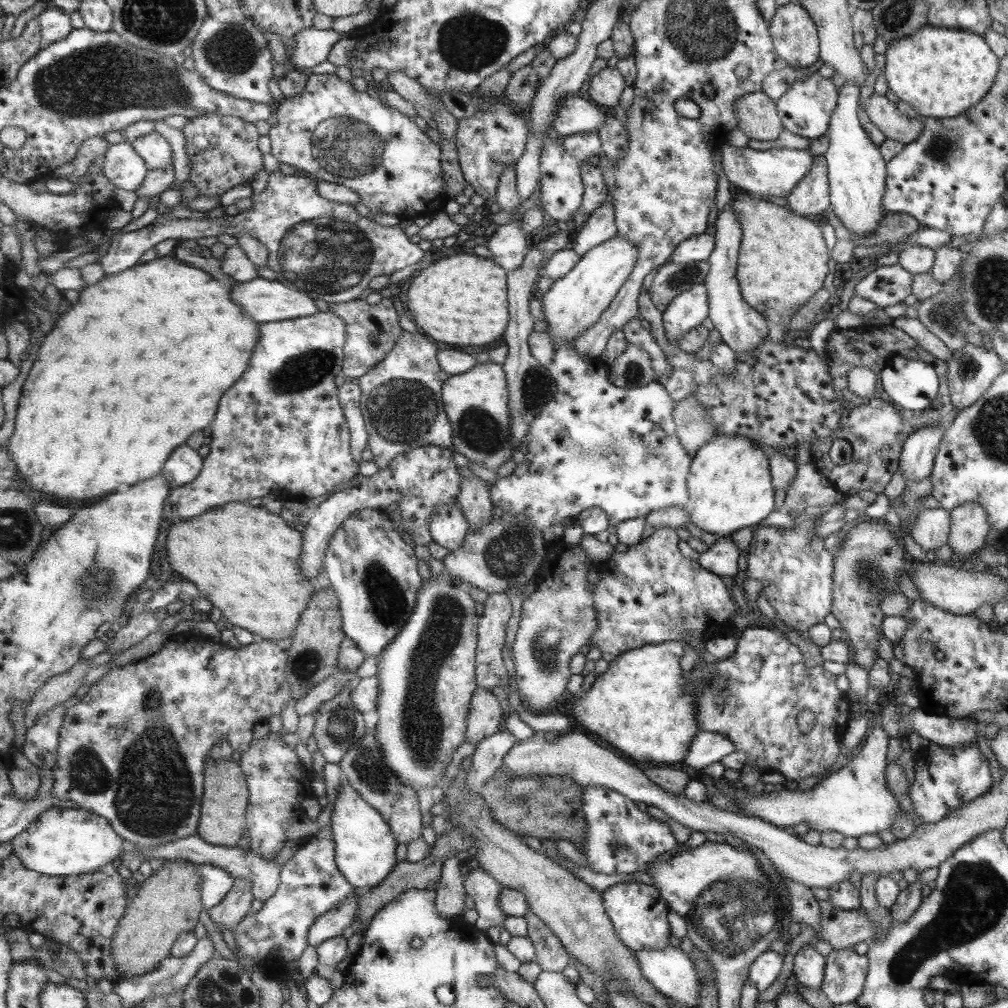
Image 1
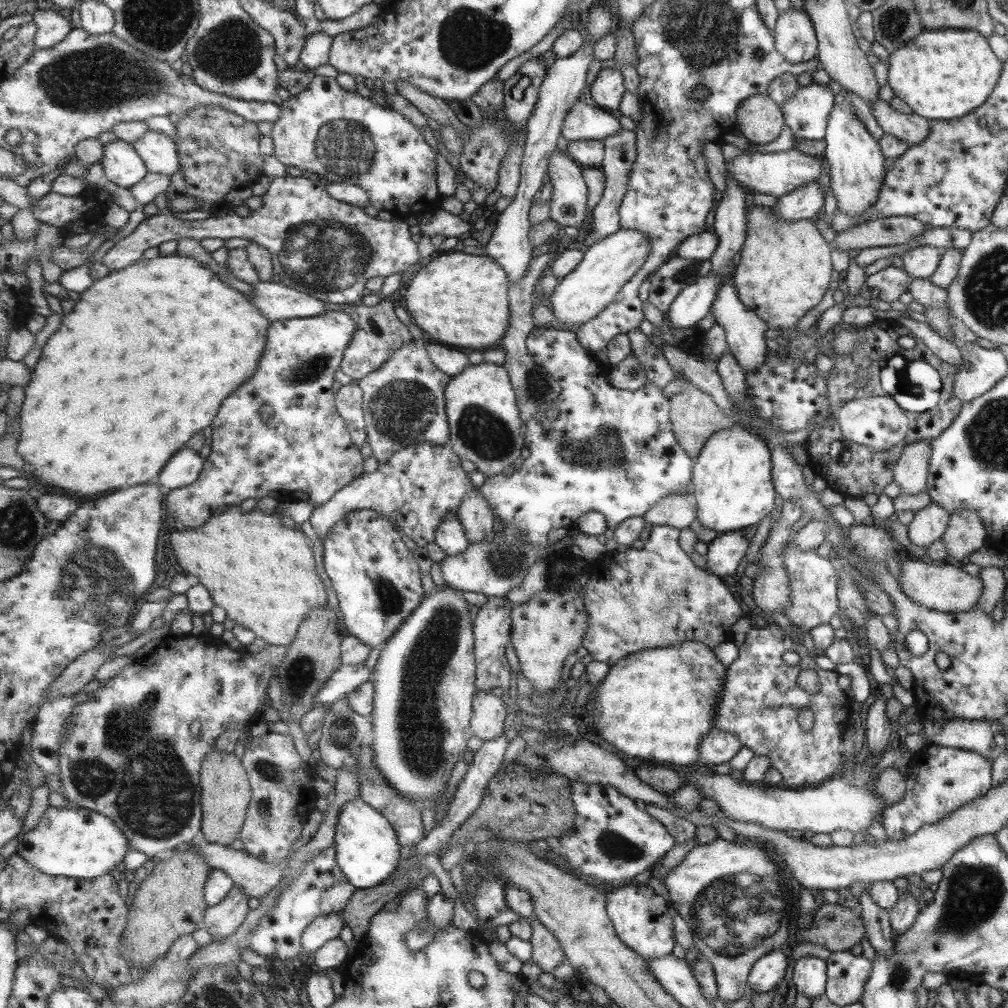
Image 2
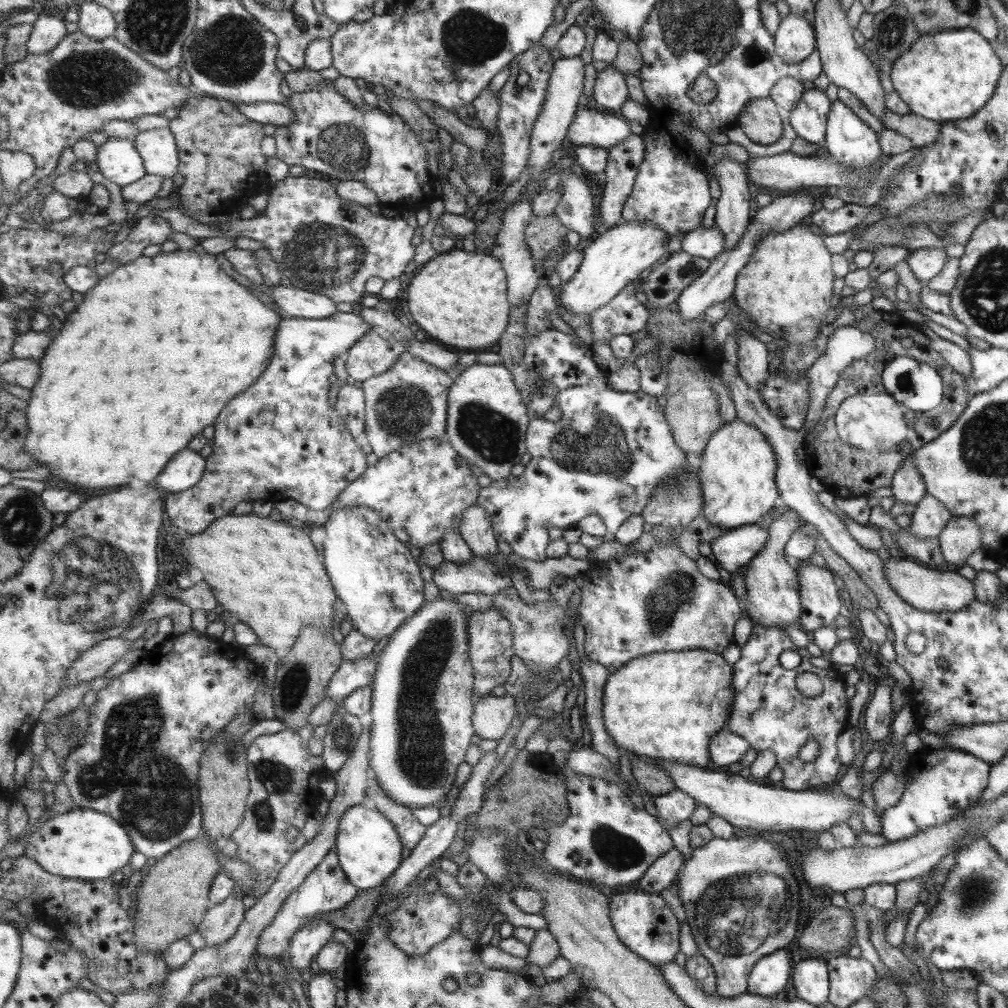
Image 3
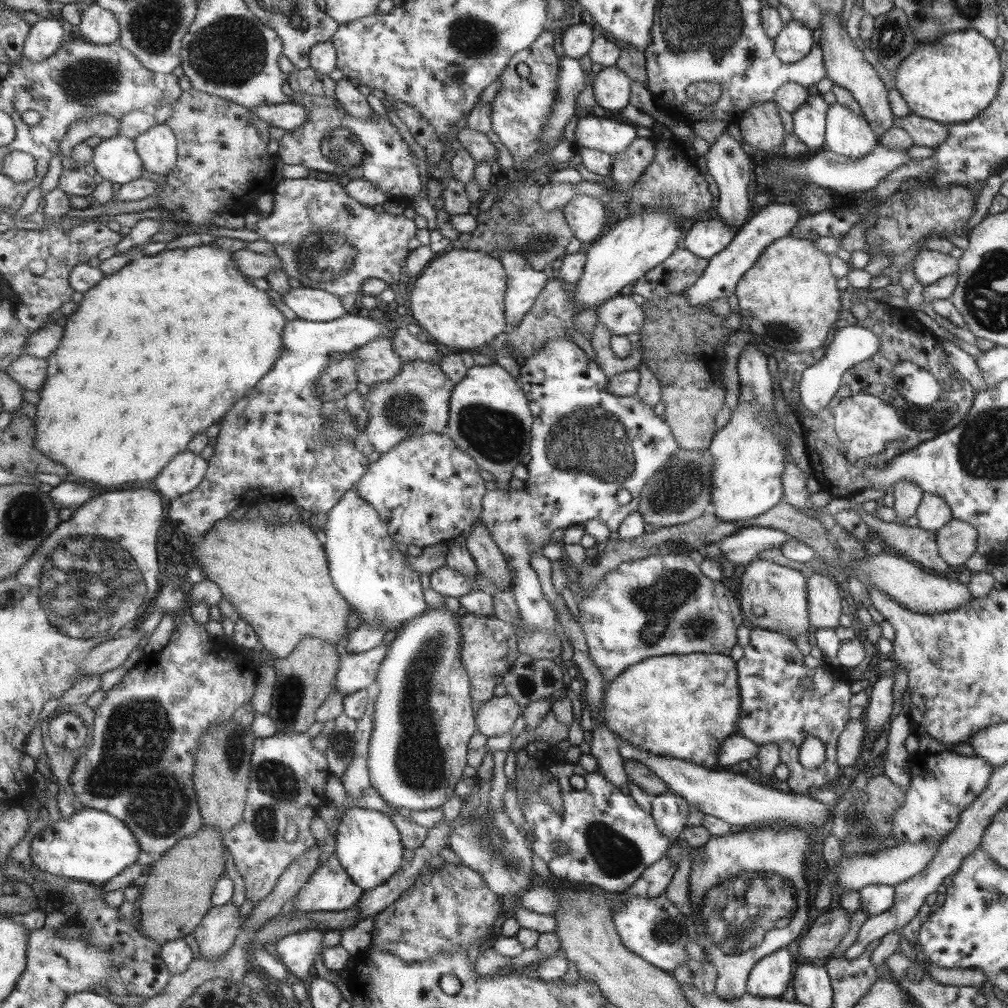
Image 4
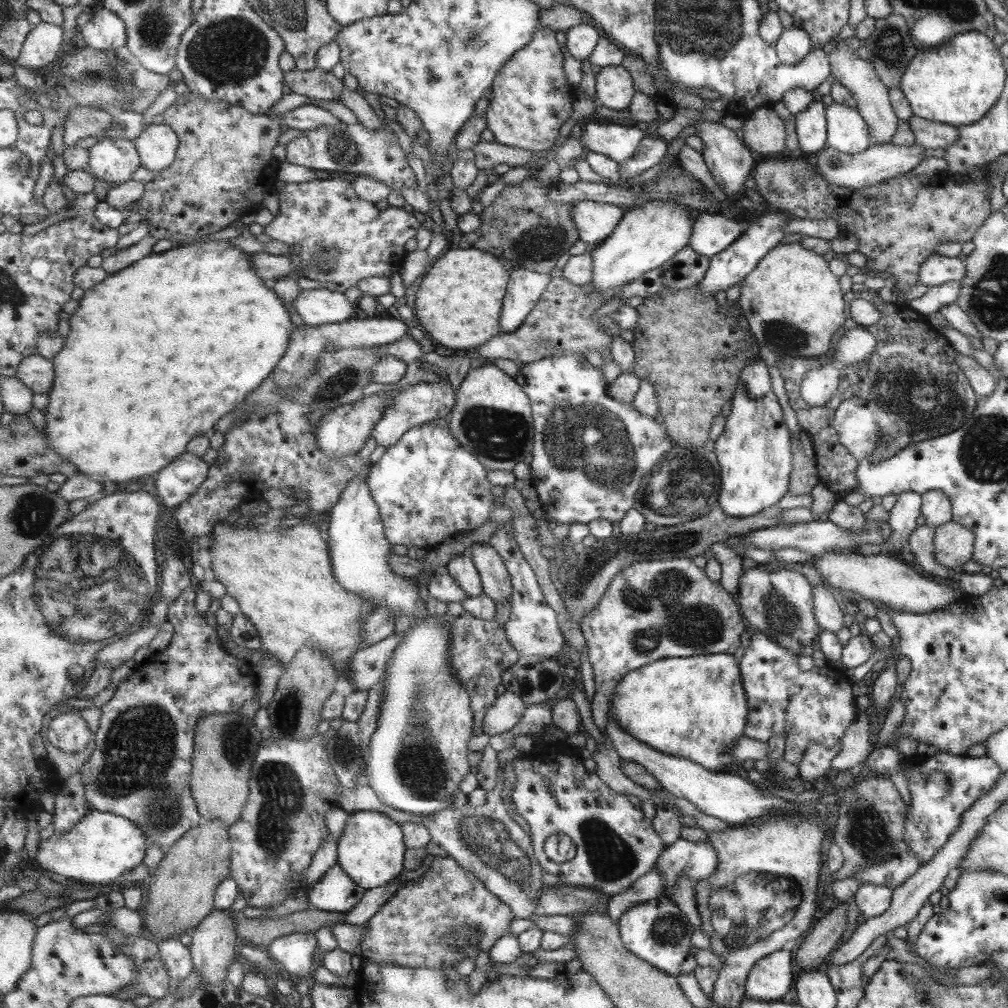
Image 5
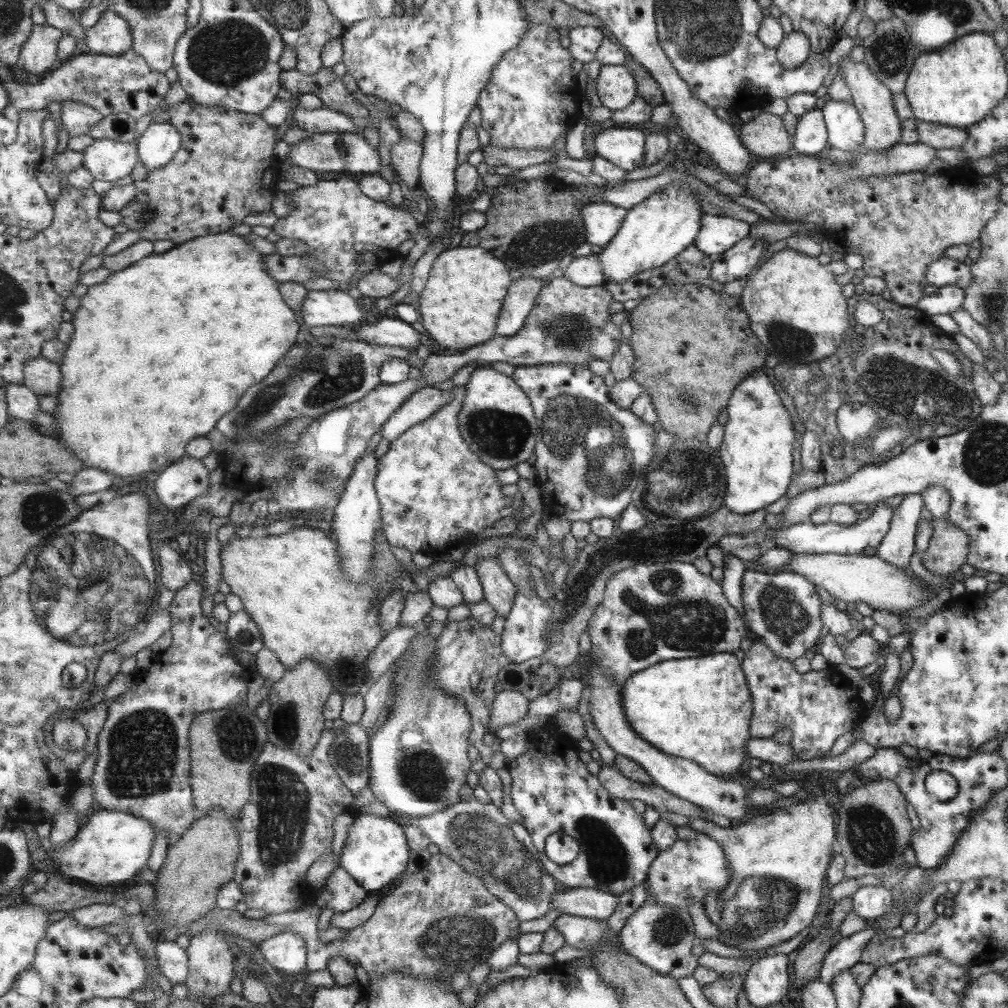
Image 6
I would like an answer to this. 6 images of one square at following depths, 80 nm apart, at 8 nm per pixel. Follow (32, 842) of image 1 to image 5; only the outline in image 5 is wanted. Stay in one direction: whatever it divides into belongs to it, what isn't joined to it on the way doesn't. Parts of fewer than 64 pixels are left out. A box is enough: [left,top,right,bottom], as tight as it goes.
[35,809,147,886]

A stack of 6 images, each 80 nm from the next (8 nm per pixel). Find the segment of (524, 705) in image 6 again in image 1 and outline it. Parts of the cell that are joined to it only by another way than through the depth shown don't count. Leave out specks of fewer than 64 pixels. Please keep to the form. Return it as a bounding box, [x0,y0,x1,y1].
[466,687,505,745]

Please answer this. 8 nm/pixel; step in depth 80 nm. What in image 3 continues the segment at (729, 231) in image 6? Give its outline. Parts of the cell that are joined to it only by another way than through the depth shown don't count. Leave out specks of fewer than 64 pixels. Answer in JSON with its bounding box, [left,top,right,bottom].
[680,225,723,261]

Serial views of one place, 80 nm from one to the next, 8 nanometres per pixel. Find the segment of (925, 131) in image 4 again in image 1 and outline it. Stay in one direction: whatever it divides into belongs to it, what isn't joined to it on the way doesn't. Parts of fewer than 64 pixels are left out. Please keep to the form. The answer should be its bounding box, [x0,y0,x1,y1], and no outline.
[864,92,921,145]

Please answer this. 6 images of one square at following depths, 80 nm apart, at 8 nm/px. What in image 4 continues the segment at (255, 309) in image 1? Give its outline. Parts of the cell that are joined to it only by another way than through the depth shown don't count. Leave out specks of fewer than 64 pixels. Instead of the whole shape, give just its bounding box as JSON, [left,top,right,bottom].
[280,288,347,322]

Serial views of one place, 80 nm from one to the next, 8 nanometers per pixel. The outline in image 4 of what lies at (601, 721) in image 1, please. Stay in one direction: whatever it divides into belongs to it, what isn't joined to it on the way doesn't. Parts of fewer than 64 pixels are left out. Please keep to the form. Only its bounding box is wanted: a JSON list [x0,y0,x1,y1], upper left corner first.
[604,652,741,768]

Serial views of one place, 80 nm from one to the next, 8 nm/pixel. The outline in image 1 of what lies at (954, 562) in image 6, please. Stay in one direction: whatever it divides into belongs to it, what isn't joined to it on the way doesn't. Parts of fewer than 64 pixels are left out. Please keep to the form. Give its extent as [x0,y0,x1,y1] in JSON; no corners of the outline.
[946,503,989,560]

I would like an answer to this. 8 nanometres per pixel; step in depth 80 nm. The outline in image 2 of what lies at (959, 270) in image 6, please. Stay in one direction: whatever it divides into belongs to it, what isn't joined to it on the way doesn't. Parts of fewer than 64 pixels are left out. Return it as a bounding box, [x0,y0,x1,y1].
[901,246,941,279]

